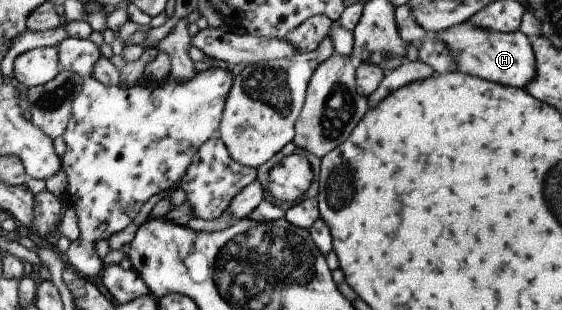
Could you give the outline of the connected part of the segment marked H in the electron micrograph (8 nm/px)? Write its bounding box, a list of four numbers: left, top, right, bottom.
[435,21,534,88]

